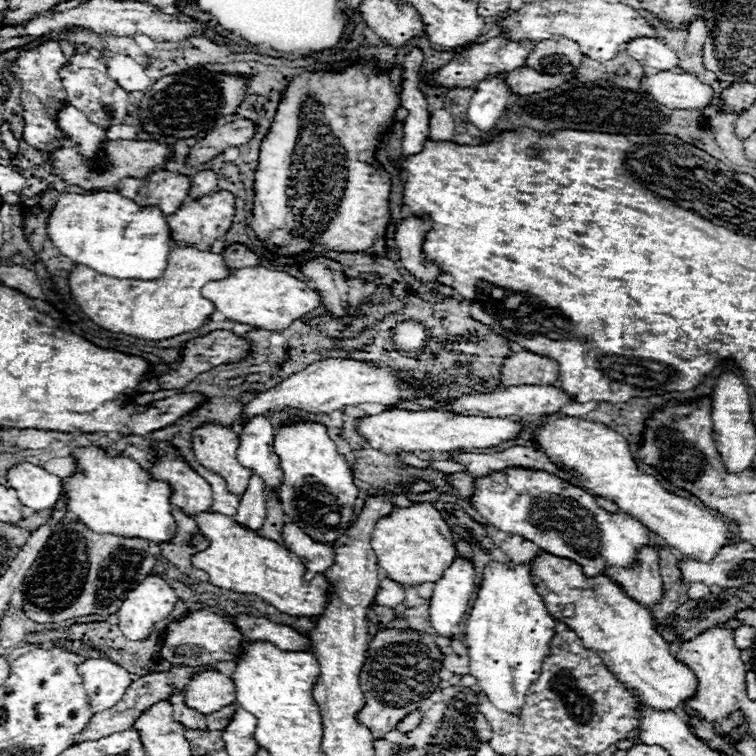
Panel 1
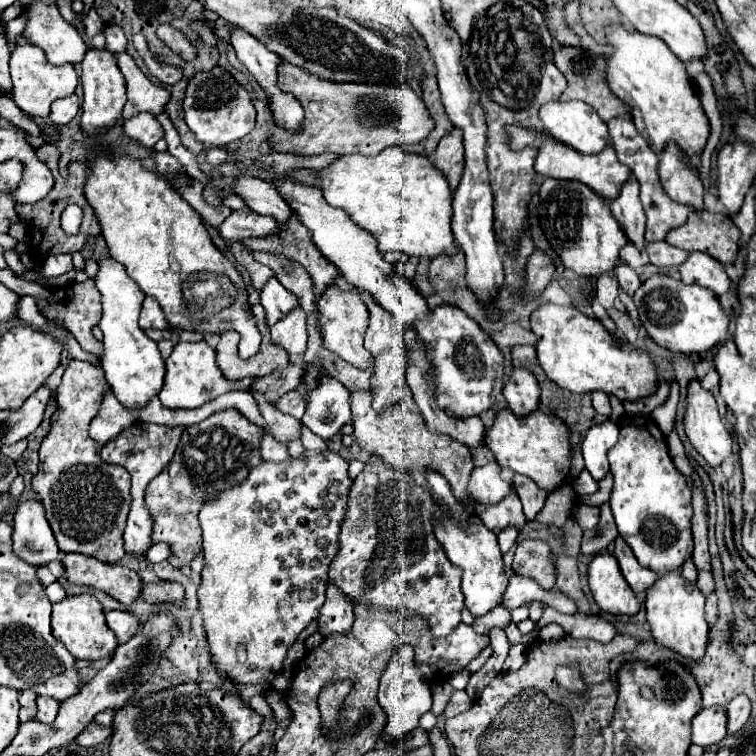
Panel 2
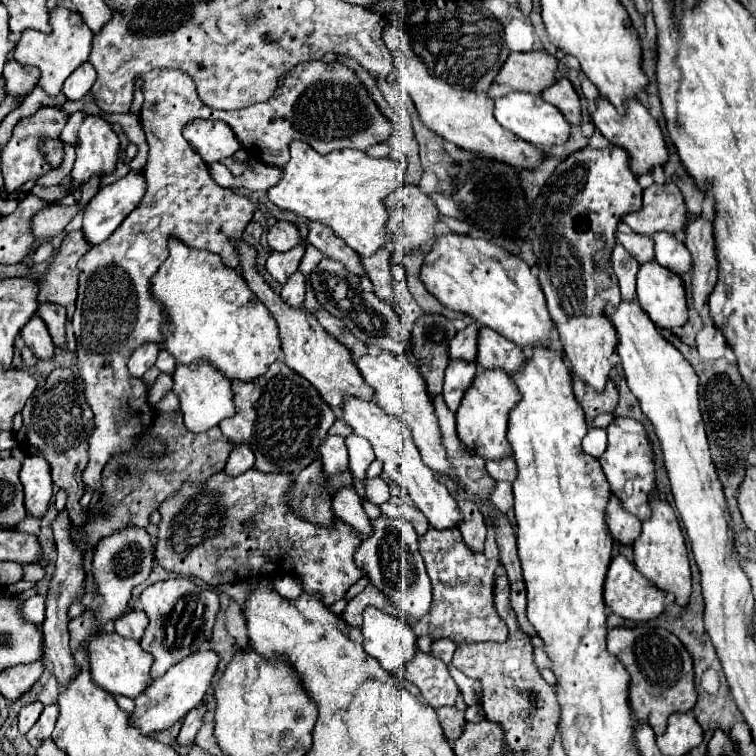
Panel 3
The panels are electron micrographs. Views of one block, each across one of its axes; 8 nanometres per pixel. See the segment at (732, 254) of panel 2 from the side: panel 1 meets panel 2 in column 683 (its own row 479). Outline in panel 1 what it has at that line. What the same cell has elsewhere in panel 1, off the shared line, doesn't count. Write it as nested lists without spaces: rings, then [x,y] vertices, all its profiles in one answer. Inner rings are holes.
[[[204,422],[194,428],[190,436],[196,462],[224,476],[228,488],[232,488],[236,496],[242,496],[250,480],[250,470],[236,460],[238,434],[220,422]]]

